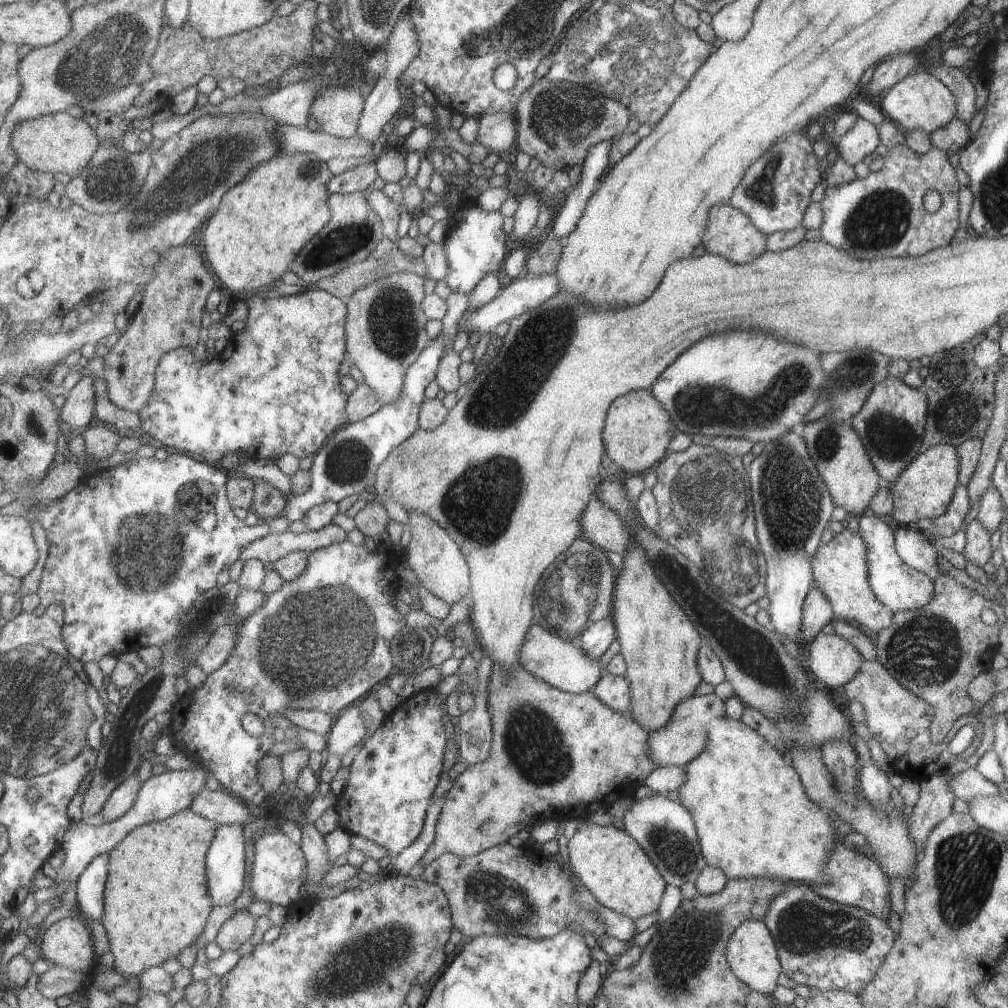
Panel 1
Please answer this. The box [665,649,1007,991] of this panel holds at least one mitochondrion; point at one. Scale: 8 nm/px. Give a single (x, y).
(967, 863)

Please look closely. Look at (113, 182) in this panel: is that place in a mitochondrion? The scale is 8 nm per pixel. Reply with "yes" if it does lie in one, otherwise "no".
yes

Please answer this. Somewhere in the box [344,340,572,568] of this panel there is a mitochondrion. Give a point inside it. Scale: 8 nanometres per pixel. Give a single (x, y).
(478, 504)

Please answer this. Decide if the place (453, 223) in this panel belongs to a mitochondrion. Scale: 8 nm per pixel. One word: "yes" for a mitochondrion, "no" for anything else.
no

